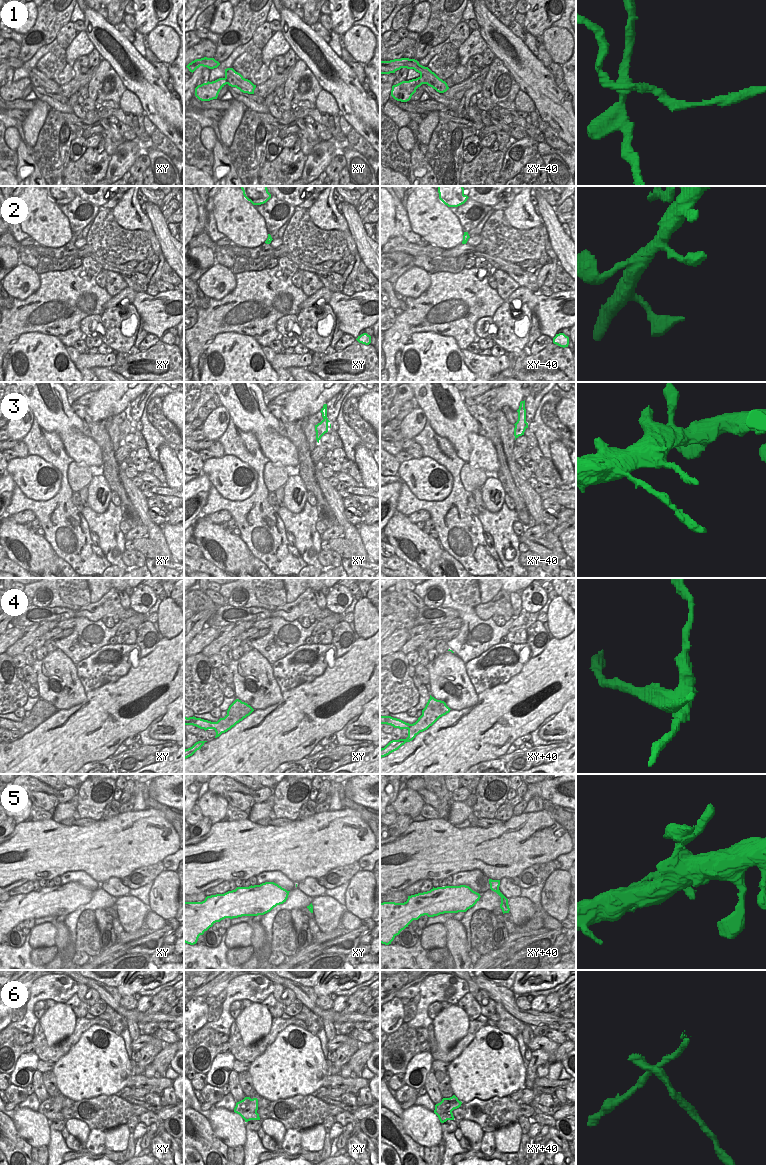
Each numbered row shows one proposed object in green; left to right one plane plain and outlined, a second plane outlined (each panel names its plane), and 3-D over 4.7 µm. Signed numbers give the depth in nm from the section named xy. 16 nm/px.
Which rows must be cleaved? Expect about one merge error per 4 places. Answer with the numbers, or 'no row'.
1, 4, 6

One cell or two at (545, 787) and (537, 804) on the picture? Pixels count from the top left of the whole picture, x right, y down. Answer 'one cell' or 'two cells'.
two cells

